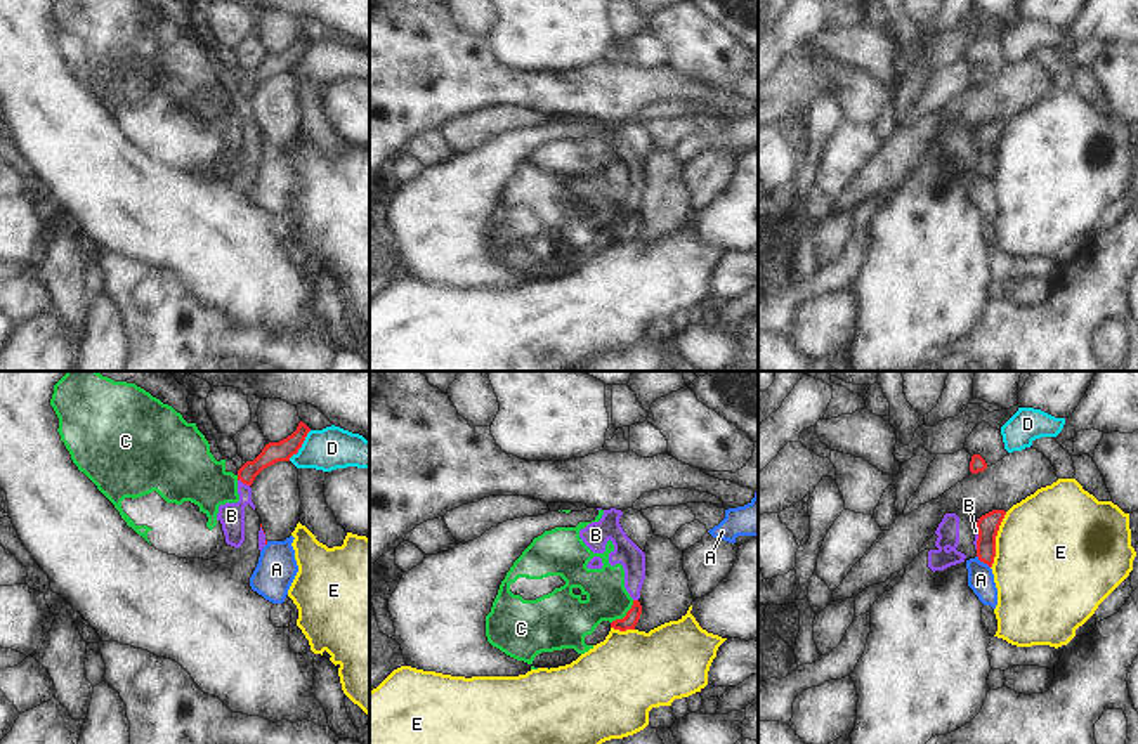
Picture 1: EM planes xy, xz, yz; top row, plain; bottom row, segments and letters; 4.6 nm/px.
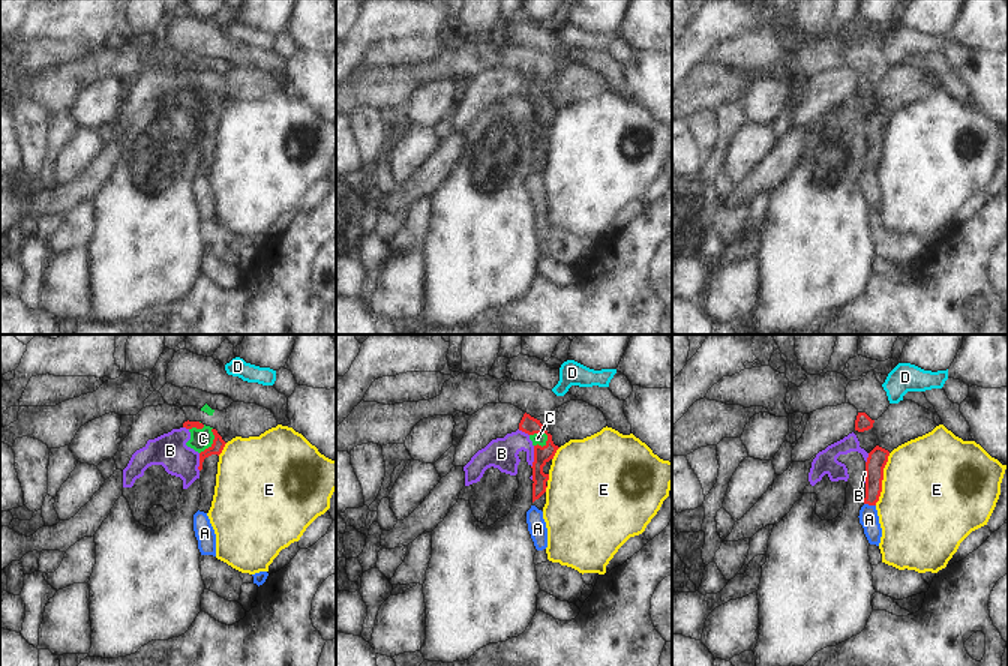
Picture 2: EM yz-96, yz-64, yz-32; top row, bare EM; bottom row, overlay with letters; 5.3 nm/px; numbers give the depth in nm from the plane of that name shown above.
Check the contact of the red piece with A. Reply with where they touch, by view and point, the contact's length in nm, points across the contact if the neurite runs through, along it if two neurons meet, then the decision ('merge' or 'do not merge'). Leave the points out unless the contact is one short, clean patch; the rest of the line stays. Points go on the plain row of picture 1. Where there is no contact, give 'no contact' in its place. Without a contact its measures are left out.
contact yz (982, 172); length 90 nm; border yz (977, 167), (989, 179); do not merge

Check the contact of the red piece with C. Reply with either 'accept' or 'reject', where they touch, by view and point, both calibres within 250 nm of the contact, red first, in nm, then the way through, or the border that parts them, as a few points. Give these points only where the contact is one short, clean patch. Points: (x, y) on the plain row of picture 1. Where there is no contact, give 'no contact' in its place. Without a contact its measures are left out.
reject | xz (627, 226) | 70/190 nm | along xz (634, 212), (632, 219), (611, 234)

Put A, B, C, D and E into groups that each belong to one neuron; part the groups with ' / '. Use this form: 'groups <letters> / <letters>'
groups A / B C / D / E

